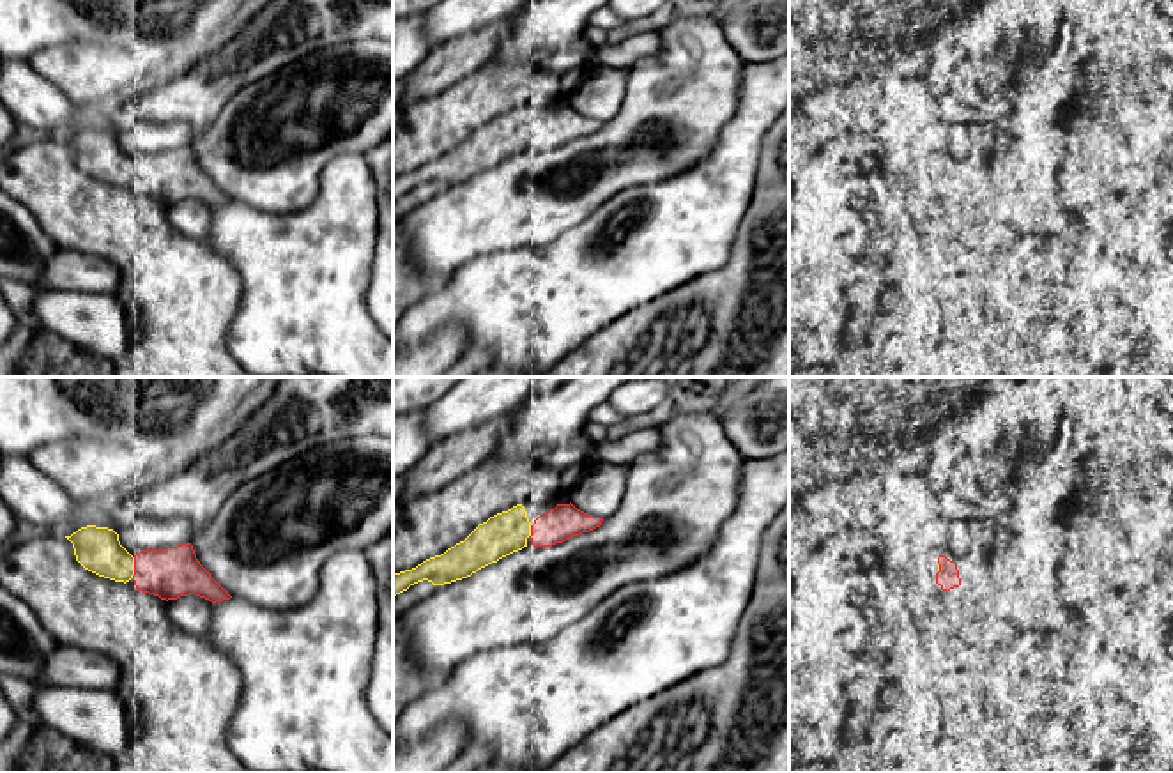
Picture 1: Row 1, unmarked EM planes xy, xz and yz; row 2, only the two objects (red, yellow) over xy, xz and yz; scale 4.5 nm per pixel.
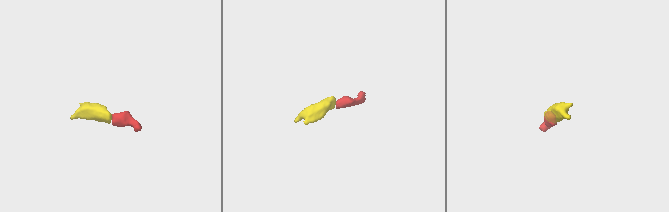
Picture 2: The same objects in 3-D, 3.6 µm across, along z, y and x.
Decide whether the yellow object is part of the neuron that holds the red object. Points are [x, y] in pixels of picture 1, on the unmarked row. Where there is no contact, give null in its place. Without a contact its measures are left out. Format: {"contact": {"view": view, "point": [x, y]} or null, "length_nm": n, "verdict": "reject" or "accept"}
{"contact": {"view": "xy", "point": [135, 172]}, "length_nm": 100, "verdict": "accept"}

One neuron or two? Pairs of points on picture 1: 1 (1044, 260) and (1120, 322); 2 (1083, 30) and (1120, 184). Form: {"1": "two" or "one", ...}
{"1": "one", "2": "one"}

